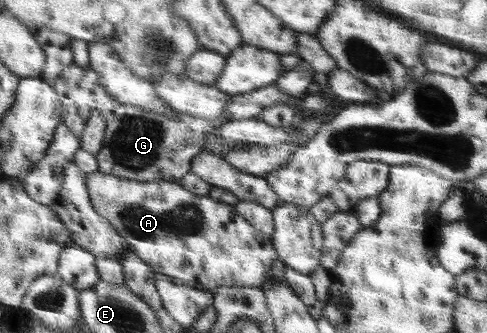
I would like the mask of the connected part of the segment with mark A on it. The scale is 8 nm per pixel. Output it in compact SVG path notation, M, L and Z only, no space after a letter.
M97 171L86 174L85 188L93 209L107 218L111 227L123 237L136 257L156 273L169 276L192 288L214 292L221 286L262 287L267 271L272 270L276 255L271 239L255 229L234 206L197 196L177 182L141 182L123 180Z

